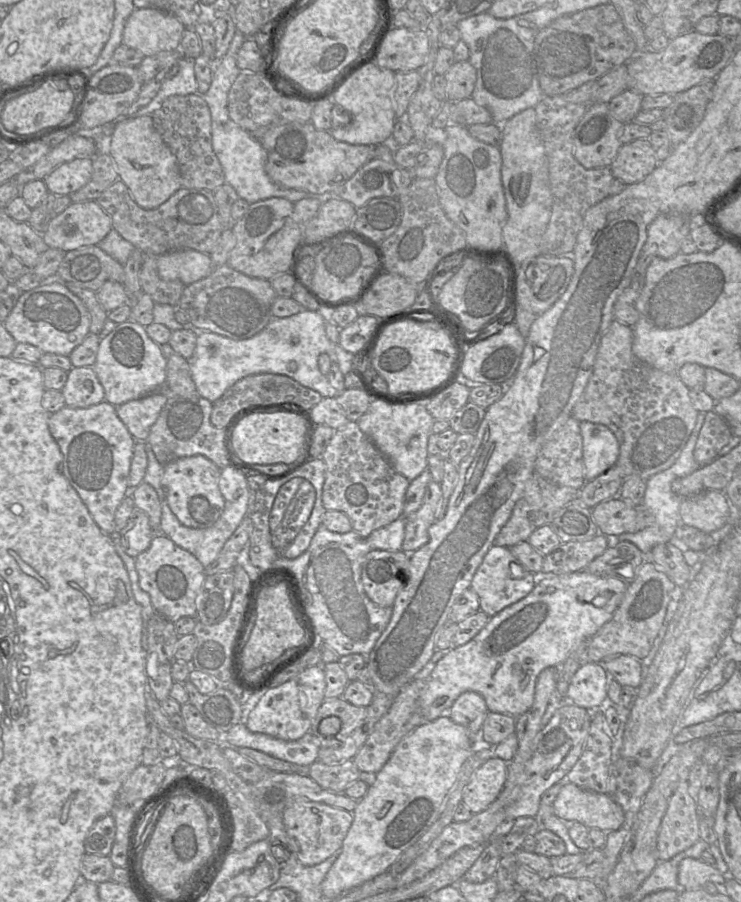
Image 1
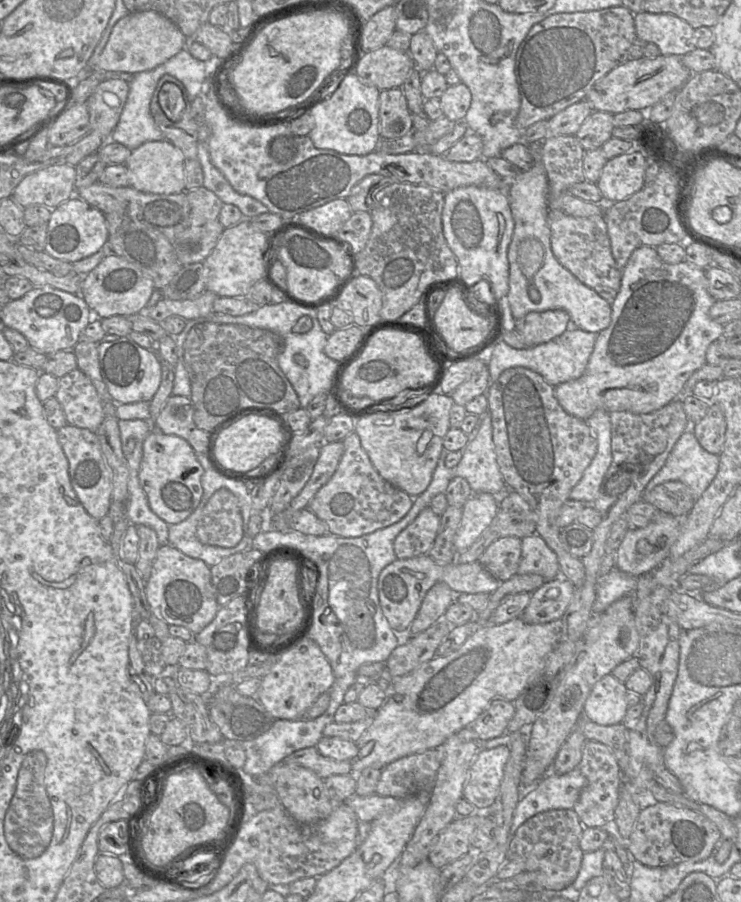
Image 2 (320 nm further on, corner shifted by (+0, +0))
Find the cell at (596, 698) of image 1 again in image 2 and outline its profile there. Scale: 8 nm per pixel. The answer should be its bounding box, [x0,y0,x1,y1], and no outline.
[582,674,628,726]

